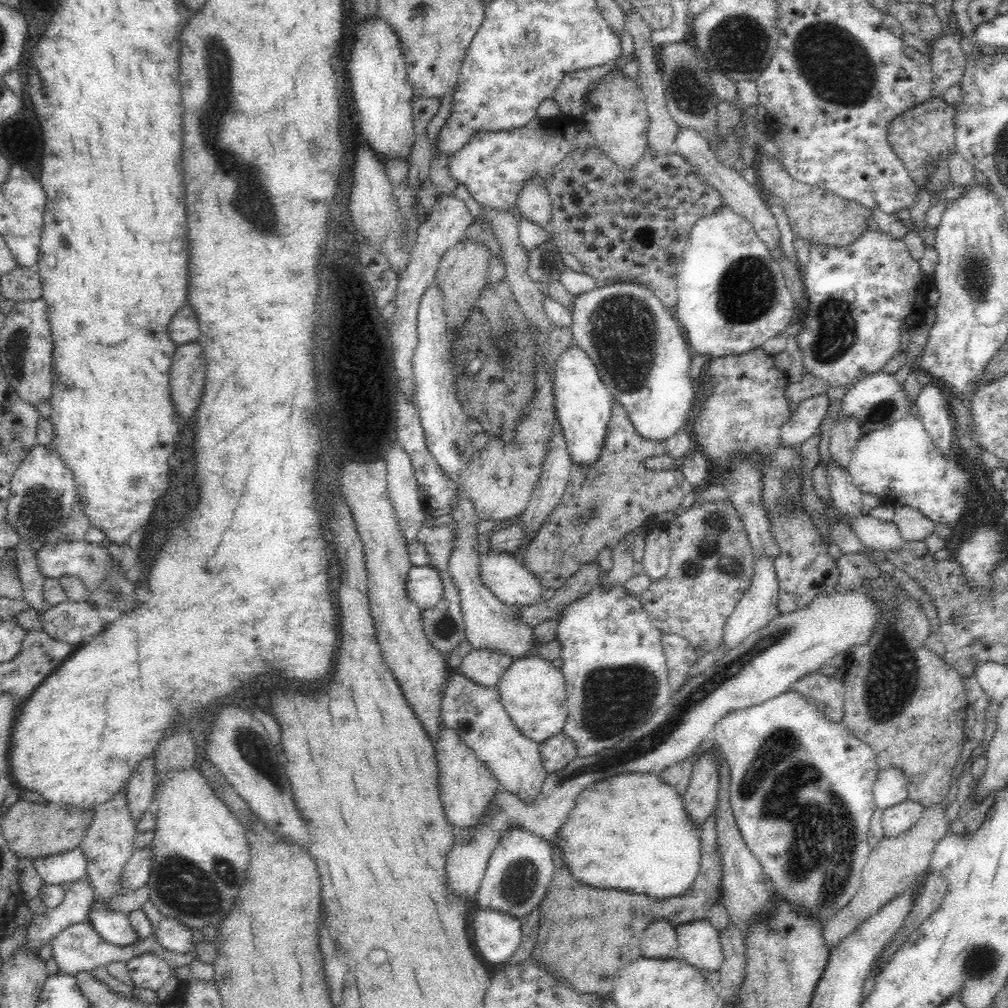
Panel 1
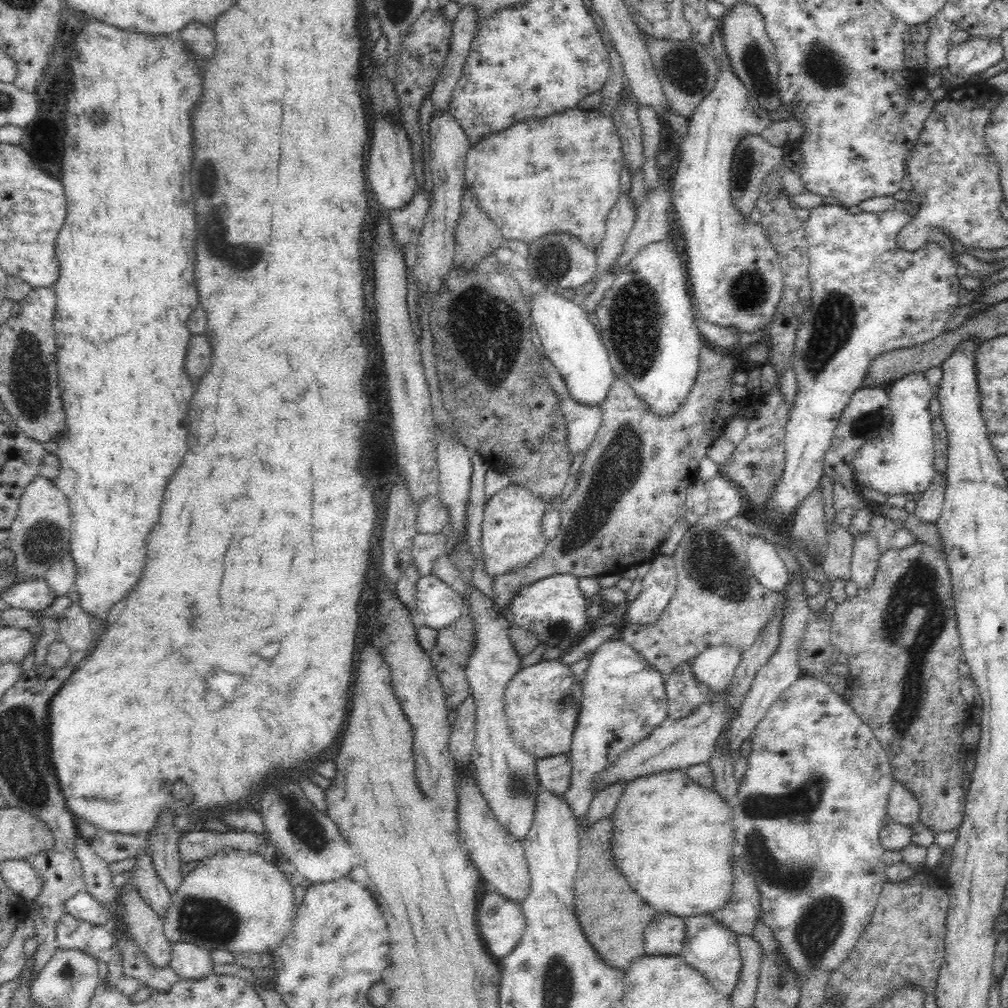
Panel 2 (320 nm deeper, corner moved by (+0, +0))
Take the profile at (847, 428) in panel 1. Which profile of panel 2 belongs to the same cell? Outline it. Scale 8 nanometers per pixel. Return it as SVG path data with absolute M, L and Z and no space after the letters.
M838 521L828 524L828 554L820 567L830 576L830 580L852 580L851 566L854 554L853 537L840 526Z

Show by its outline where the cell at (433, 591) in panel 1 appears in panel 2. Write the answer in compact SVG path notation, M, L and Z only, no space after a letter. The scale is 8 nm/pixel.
M432 573L418 580L415 597L415 618L428 628L446 628L464 614L464 599Z

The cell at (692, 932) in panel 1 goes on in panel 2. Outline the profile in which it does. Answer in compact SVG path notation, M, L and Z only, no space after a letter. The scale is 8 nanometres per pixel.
M711 914L685 917L685 939L681 952L684 960L700 971L710 984L726 999L730 999L740 980L742 957L738 946L738 934L718 922Z

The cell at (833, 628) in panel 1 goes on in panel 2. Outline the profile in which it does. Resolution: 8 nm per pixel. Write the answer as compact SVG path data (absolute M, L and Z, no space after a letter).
M723 692L722 694L714 695L717 697L715 703L702 703L690 716L680 720L674 720L667 717L659 727L654 729L654 732L650 733L650 736L647 736L644 740L634 744L632 748L623 752L615 760L614 764L608 765L608 768L605 768L601 773L597 774L599 786L603 789L621 779L631 781L639 776L660 772L660 770L672 770L672 768L682 768L685 770L688 766L708 762L709 758L712 756L712 750L714 750L716 738L720 736L724 724L726 724L728 718L730 718L730 711L728 711L728 707L726 707L726 703L724 703Z

